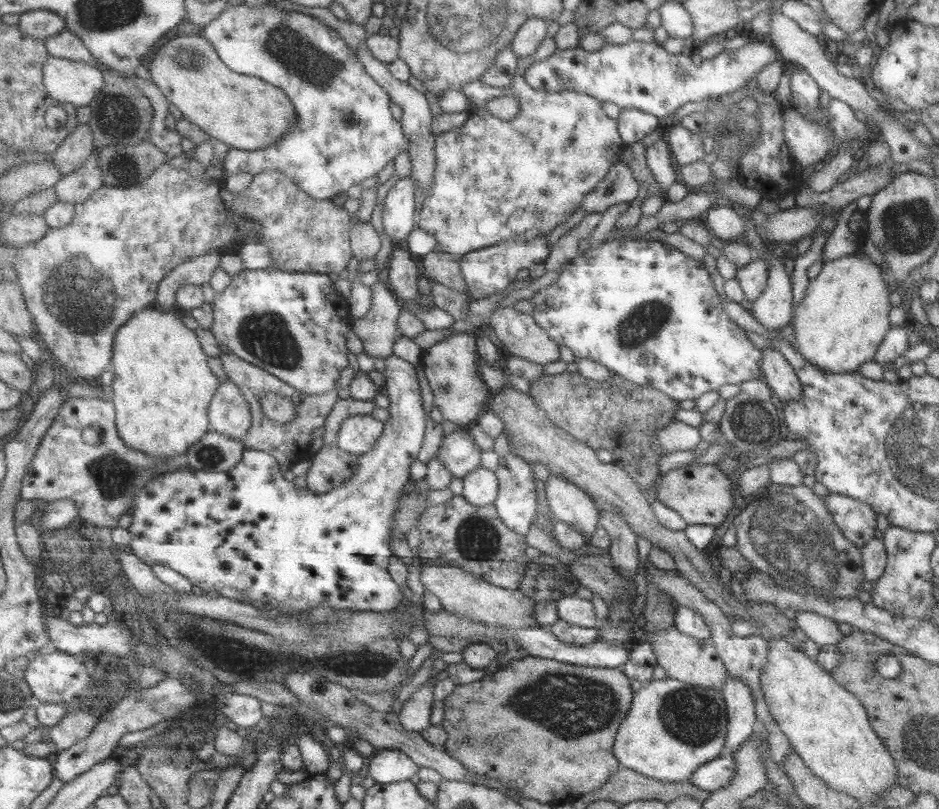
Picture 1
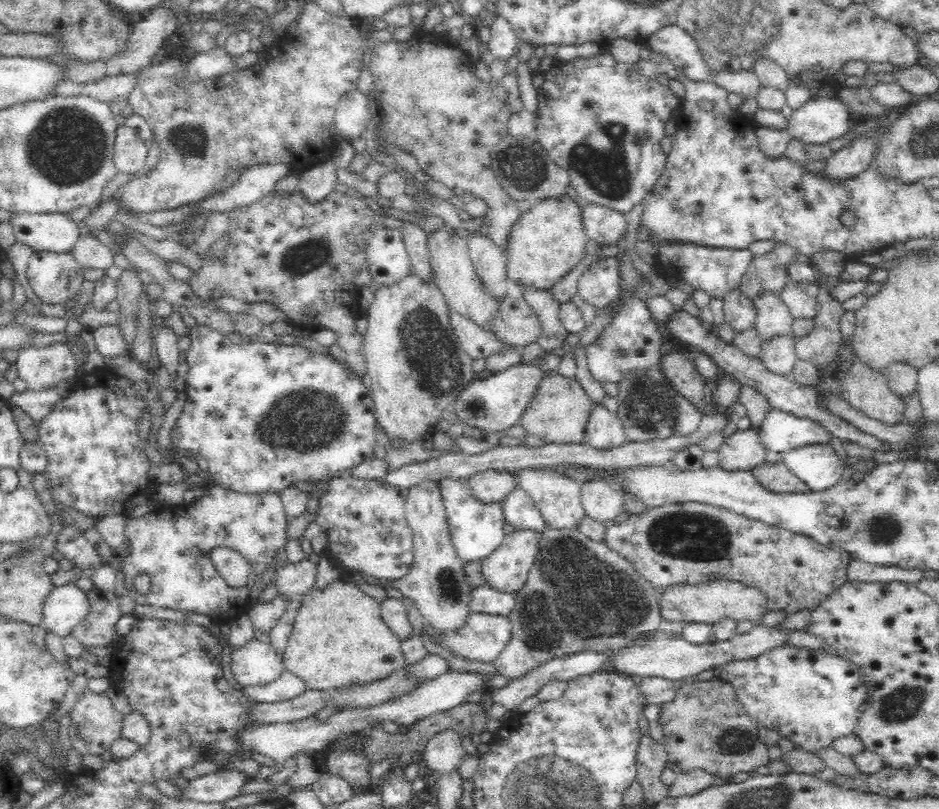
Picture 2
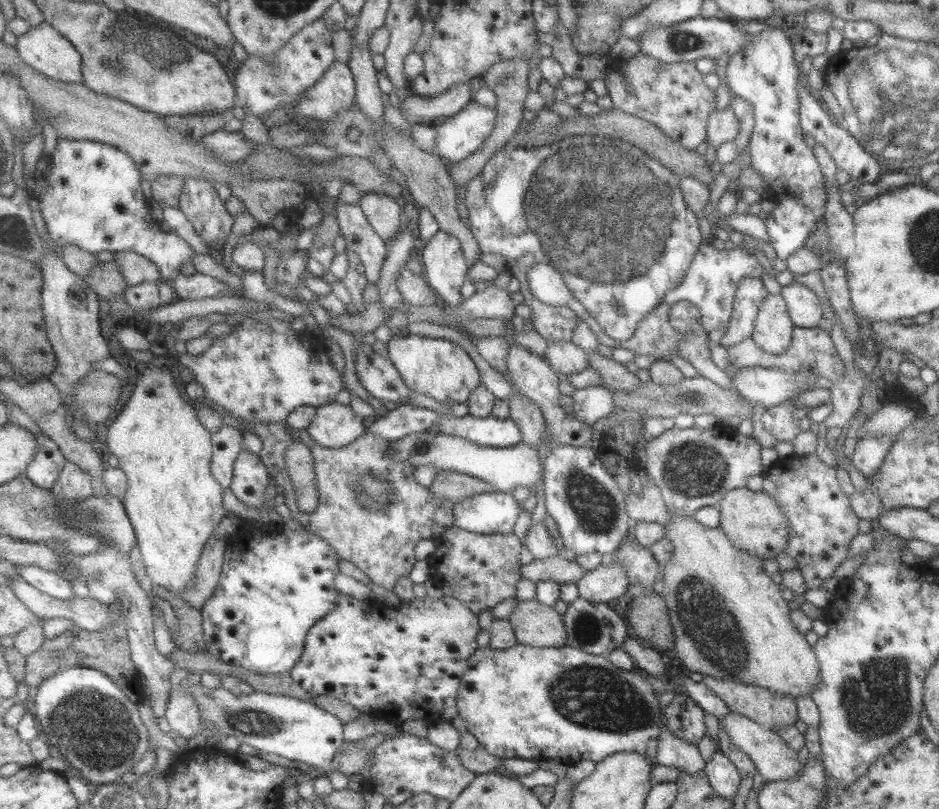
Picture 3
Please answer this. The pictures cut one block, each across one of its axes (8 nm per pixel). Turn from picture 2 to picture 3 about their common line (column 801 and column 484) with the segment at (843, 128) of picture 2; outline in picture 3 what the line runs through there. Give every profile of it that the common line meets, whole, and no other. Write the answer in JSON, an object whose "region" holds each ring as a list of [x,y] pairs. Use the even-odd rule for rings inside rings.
{"region":[[[472,103],[460,114],[436,126],[436,153],[446,164],[460,163],[484,147],[496,127],[496,108]]]}

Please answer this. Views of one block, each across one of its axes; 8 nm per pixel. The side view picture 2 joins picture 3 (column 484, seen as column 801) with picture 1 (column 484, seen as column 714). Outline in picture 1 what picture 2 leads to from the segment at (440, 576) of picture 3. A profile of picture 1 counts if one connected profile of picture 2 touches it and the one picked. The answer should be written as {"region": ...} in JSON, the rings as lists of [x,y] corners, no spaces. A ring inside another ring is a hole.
{"region":[[[455,495],[445,504],[430,506],[422,513],[419,558],[423,563],[462,568],[497,587],[517,590],[532,559],[525,555],[529,548],[525,534],[509,528],[495,505],[477,506],[464,496]]]}

